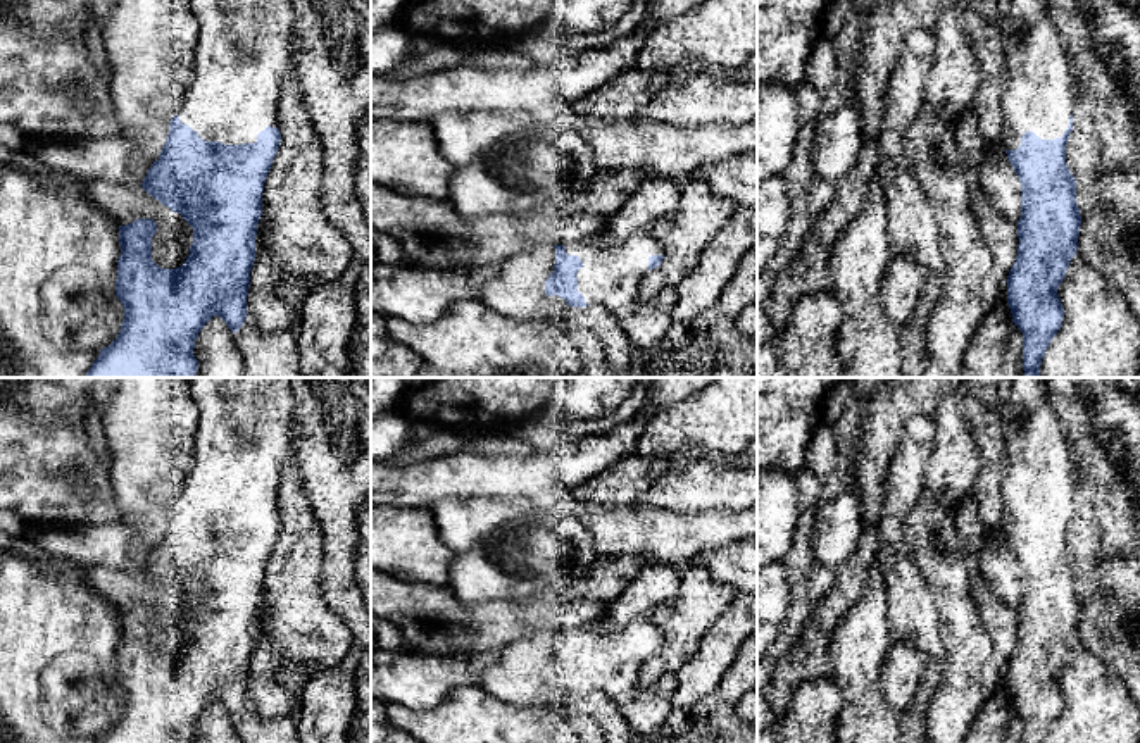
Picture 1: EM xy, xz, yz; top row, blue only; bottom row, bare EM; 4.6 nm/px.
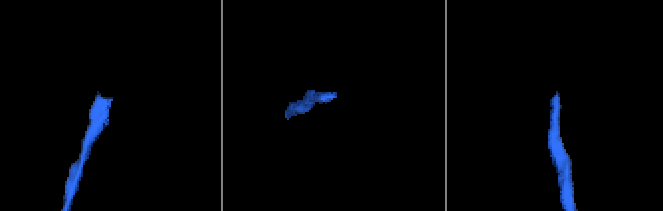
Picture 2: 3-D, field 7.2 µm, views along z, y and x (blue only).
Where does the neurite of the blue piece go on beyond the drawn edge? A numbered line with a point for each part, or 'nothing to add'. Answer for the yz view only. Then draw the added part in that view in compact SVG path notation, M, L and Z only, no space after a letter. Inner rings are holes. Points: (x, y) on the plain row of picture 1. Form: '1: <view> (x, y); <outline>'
1: yz (1040, 481); M1014 378L1012 403L1018 419L1005 429L1009 469L1000 484L1004 514L1000 528L1004 536L1016 536L1021 522L1033 517L1042 526L1055 526L1069 512L1069 502L1076 493L1078 478L1064 426L1054 414L1045 378Z

